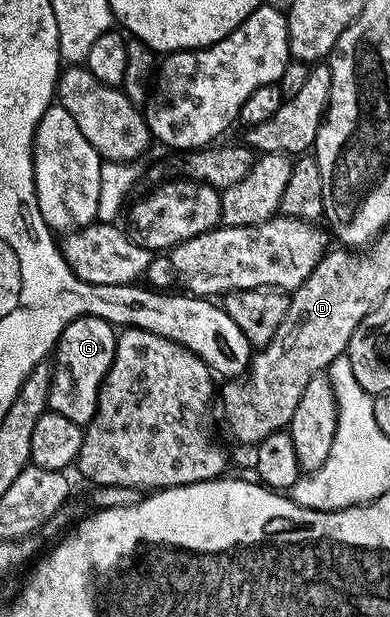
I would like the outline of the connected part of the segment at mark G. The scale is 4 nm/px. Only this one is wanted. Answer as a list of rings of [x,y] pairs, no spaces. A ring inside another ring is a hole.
[[[79,316],[68,323],[54,349],[54,367],[48,399],[51,411],[62,414],[62,418],[70,418],[70,422],[81,426],[87,426],[92,421],[100,387],[114,362],[117,335],[114,325],[97,316]]]

